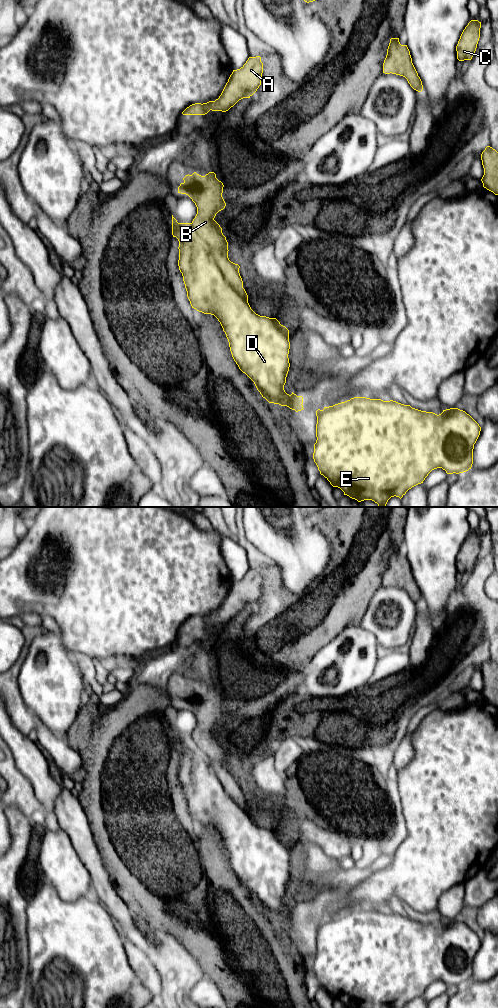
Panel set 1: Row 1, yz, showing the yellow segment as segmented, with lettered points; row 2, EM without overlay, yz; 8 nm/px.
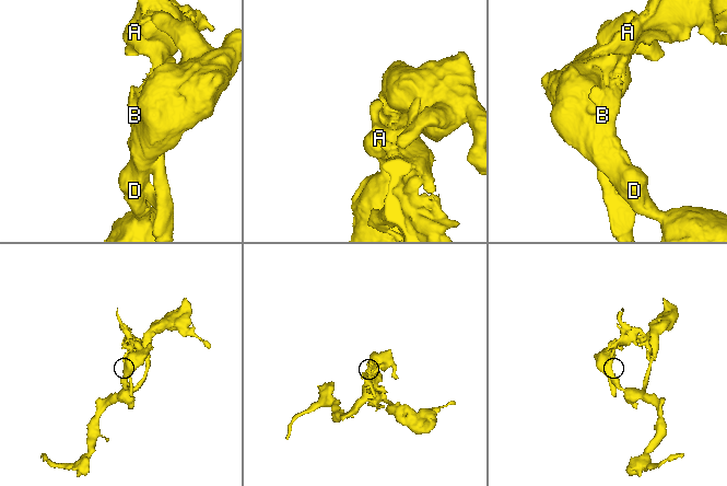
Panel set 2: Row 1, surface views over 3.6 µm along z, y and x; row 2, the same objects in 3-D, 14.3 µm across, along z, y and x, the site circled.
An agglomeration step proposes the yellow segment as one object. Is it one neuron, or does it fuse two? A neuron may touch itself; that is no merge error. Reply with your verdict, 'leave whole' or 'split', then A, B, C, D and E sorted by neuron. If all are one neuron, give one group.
split; A B C / D E

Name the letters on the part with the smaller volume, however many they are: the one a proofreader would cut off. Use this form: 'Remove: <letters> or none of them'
Remove: A, B, C

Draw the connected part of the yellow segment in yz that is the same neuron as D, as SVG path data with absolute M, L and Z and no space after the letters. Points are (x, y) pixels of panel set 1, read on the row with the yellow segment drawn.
M172 215L172 235L179 241L178 266L192 308L204 314L214 315L218 319L228 339L234 361L239 369L254 382L263 398L269 403L287 406L296 412L303 410L303 397L297 396L293 392L289 395L284 390L290 367L288 358L290 349L289 330L281 325L276 318L256 314L248 303L227 283L217 263L212 258L207 245L199 237L192 223L178 223Z

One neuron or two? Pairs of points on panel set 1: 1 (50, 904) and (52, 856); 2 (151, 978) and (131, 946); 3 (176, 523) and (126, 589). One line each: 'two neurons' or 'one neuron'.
1: two neurons
2: one neuron
3: one neuron

